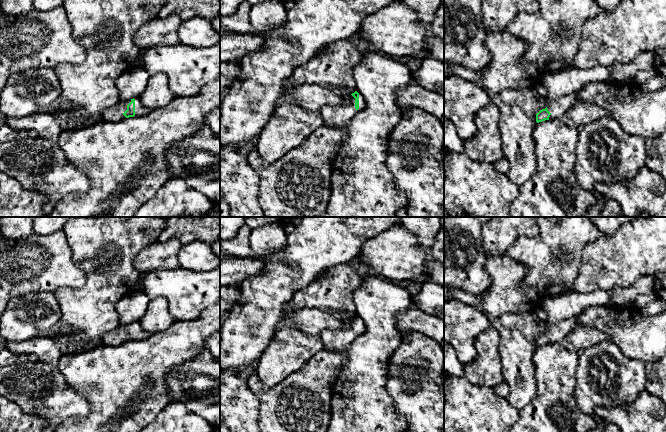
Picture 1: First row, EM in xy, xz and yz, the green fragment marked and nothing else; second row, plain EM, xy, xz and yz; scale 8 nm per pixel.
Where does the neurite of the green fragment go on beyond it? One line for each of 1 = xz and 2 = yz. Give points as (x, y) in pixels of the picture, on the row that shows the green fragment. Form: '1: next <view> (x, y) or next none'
1: next xz (339, 116)
2: next yz (557, 107)

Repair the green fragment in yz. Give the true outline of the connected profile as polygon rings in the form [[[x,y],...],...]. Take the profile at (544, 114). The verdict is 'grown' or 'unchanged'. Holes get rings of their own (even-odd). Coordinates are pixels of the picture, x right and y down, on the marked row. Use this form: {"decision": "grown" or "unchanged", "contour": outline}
{"decision": "grown", "contour": [[[580,91],[559,99],[548,100],[546,108],[536,114],[536,122],[539,123],[549,119],[561,118],[572,107],[579,94]]]}

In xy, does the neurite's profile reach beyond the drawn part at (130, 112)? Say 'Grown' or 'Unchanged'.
Grown

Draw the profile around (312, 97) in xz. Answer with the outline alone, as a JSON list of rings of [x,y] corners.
[[[314,83],[292,86],[286,91],[284,98],[302,106],[308,112],[320,112],[325,106],[336,107],[342,102],[342,97],[330,89]]]

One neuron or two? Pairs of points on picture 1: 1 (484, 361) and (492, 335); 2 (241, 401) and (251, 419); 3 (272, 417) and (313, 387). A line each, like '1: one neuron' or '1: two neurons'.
1: one neuron
2: one neuron
3: one neuron

